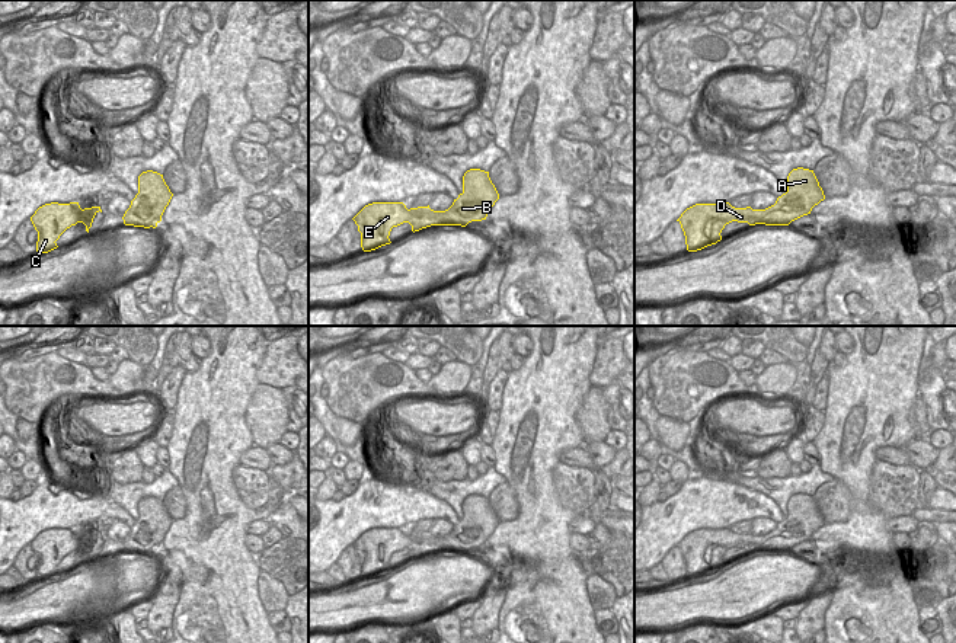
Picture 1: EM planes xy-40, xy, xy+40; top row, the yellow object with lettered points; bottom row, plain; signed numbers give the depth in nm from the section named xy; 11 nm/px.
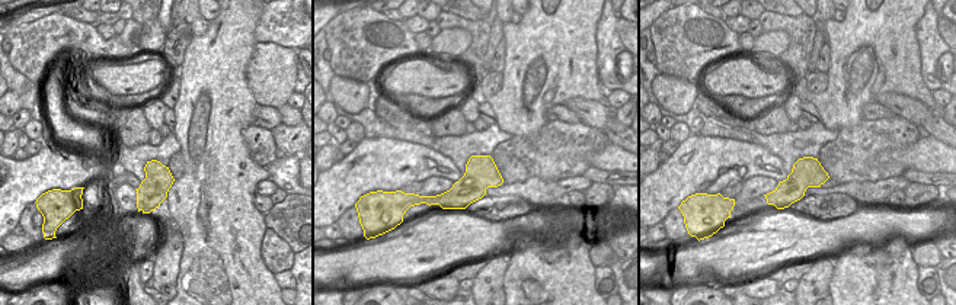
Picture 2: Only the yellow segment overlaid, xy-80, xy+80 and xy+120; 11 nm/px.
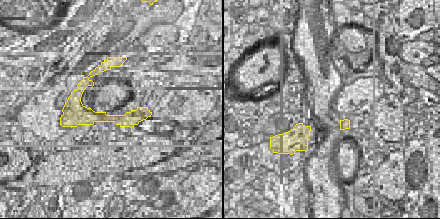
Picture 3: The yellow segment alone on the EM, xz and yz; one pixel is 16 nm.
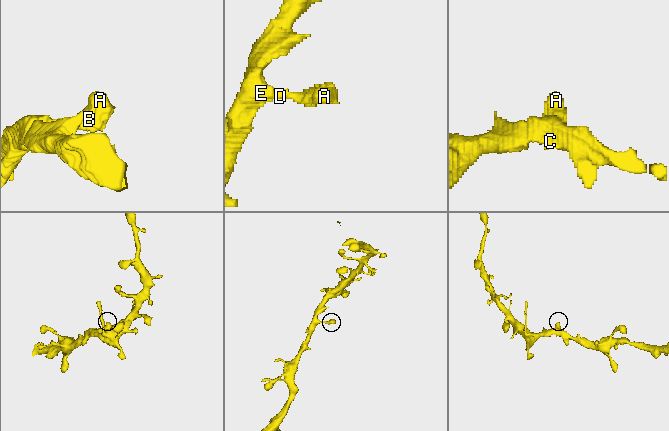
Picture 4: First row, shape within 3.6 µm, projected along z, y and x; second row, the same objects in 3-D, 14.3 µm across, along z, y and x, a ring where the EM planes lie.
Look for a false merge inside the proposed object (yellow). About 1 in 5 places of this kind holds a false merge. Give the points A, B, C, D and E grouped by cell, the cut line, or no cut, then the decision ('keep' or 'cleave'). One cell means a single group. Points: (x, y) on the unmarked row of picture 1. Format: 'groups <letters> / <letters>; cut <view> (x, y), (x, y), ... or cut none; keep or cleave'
groups A B C D E; cut none; keep

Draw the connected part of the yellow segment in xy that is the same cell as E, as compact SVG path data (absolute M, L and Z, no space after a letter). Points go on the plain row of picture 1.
M470 495L463 502L463 518L445 537L428 532L407 535L403 528L373 528L365 531L352 546L361 559L364 578L390 570L390 557L403 548L419 557L431 551L461 551L486 546L487 538L499 525L499 519L489 503L489 498Z

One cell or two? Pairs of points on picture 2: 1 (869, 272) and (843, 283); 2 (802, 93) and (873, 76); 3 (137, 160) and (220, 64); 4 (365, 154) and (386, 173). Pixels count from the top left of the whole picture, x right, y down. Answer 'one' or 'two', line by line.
1: one
2: one
3: two
4: one

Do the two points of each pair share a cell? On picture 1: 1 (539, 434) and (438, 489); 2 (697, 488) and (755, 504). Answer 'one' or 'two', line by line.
1: two
2: one

